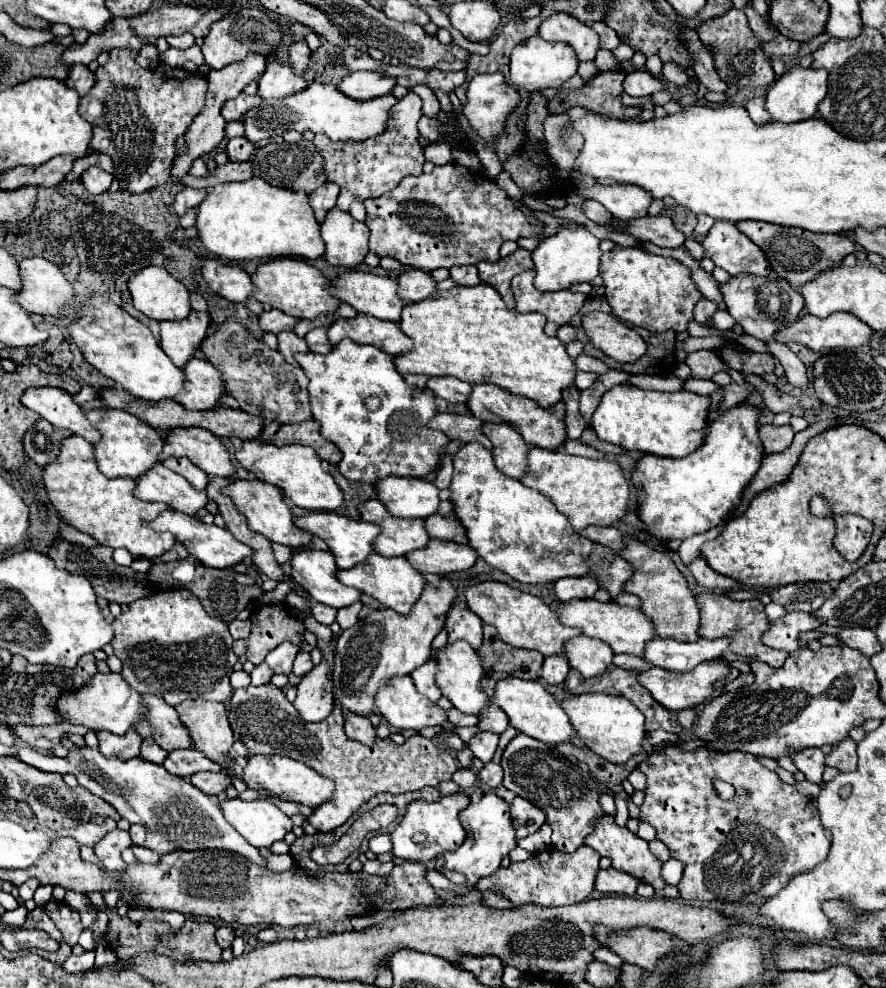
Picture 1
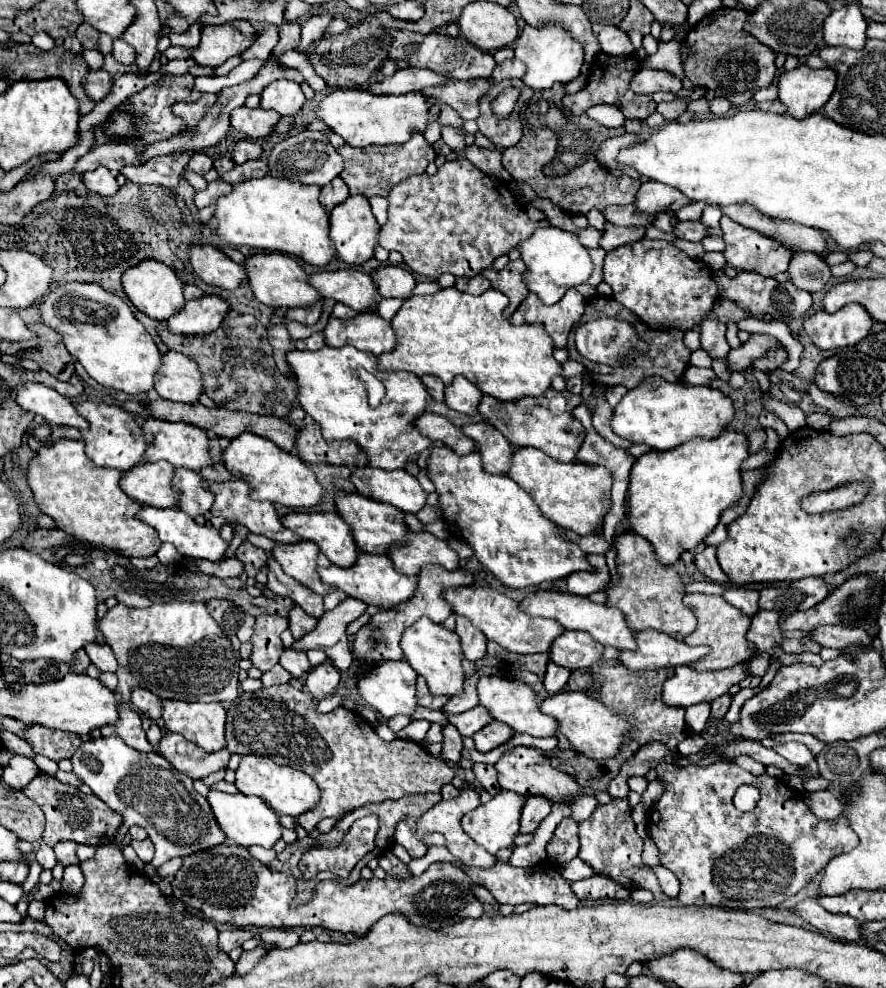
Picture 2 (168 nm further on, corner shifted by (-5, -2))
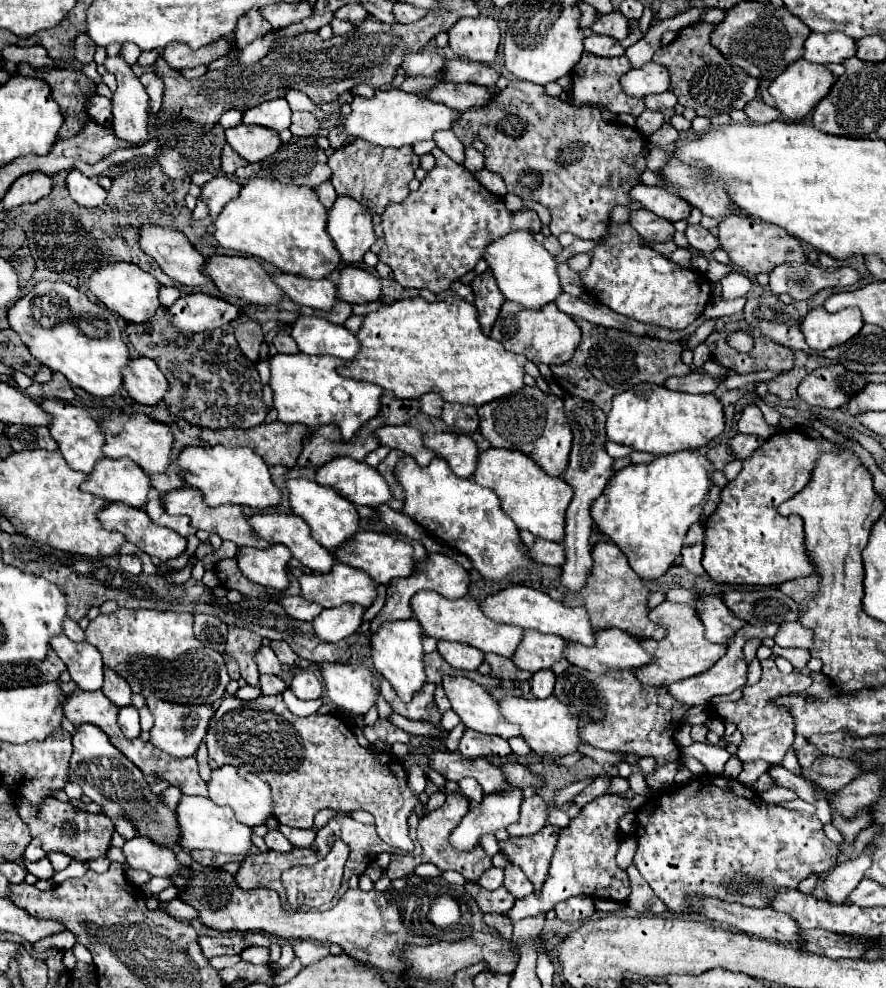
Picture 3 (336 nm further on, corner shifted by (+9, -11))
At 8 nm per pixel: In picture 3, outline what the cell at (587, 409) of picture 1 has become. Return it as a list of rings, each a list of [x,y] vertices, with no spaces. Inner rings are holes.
[[[611,440],[605,442],[605,448],[607,448],[607,454],[609,454],[611,458],[623,458],[623,456],[629,456],[629,454],[631,454],[629,448],[625,448],[625,446],[621,446],[621,444],[615,444],[615,442],[611,442]]]

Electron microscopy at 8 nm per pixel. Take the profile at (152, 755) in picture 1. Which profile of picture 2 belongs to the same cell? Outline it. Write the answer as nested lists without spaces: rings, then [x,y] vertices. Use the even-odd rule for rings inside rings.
[[[141,713],[141,719],[143,719],[143,729],[145,729],[145,733],[147,733],[149,743],[157,749],[159,739],[161,739],[161,729],[159,729],[155,723],[151,723],[151,721],[149,721],[149,717],[147,717],[147,715],[143,715],[143,713]]]

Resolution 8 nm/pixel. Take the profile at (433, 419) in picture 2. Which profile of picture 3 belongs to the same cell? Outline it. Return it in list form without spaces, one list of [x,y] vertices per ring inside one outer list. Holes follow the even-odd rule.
[[[409,424],[381,426],[381,430],[377,430],[377,438],[381,440],[381,444],[389,448],[413,456],[419,462],[419,466],[427,466],[435,458],[435,452],[423,444],[423,432]]]

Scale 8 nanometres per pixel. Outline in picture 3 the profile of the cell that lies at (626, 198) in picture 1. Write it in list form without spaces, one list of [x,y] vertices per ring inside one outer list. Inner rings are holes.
[[[637,184],[631,192],[629,192],[631,200],[641,202],[641,206],[653,214],[657,214],[659,218],[665,218],[669,222],[677,222],[677,220],[685,220],[691,212],[691,206],[675,196],[673,192],[661,188],[661,186],[641,186]]]

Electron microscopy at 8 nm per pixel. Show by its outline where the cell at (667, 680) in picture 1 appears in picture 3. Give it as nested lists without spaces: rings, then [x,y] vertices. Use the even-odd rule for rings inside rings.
[[[747,624],[745,630],[741,630],[741,634],[737,638],[733,638],[733,642],[729,642],[727,654],[711,670],[707,670],[705,674],[693,676],[693,678],[685,678],[683,682],[673,682],[669,686],[669,694],[685,706],[707,706],[711,702],[711,698],[731,694],[733,690],[743,688],[747,682],[747,664],[743,658],[743,644],[749,638],[773,638],[777,632],[779,632],[779,624],[761,624],[761,626]]]

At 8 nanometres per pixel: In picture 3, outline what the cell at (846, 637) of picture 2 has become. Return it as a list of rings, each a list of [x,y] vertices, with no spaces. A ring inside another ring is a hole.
[[[785,622],[775,636],[775,644],[781,648],[807,648],[813,646],[813,630],[805,628],[801,622]]]

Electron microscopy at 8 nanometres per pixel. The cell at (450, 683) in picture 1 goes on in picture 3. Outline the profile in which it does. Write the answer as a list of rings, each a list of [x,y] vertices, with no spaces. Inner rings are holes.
[[[415,618],[409,620],[397,620],[387,622],[381,626],[381,630],[373,636],[369,636],[369,644],[373,648],[373,664],[375,670],[391,682],[391,686],[401,694],[403,702],[411,702],[411,698],[427,684],[425,664],[423,664],[423,646],[421,646],[421,624]]]

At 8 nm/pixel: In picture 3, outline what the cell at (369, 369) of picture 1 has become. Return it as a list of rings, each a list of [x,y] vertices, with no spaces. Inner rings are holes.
[[[303,352],[273,356],[269,386],[273,388],[273,404],[279,412],[279,420],[285,424],[303,424],[309,428],[335,424],[341,432],[341,438],[349,442],[361,424],[379,414],[385,390],[371,382],[339,376],[337,368],[345,364],[345,360],[335,356],[307,356]]]

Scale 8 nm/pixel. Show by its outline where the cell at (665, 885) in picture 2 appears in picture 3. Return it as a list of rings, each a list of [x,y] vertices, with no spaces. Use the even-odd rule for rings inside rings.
[[[629,866],[627,874],[631,880],[631,896],[627,900],[627,906],[637,912],[655,912],[655,914],[665,912],[665,904],[653,894],[651,886],[641,878],[639,870],[635,866]]]

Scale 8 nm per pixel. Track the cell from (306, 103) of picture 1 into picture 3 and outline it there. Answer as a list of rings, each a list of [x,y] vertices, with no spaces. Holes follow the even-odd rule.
[[[397,88],[377,90],[373,98],[355,96],[349,106],[351,106],[351,112],[341,114],[339,124],[331,126],[331,130],[329,130],[329,142],[335,150],[345,146],[347,138],[367,140],[367,142],[383,146],[383,148],[411,146],[417,140],[431,140],[433,132],[437,132],[437,130],[449,130],[451,122],[455,118],[459,118],[459,112],[445,104],[421,100],[419,96],[407,94]]]

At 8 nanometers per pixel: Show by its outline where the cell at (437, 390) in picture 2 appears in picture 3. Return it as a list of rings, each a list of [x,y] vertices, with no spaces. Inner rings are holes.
[[[427,392],[423,396],[417,398],[419,400],[419,408],[421,412],[429,414],[429,416],[439,416],[441,414],[441,406],[443,406],[443,398],[435,392]]]

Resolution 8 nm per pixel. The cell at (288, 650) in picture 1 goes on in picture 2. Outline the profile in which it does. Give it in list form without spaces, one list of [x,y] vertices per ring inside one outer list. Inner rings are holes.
[[[347,597],[335,609],[325,611],[323,617],[317,621],[317,627],[307,633],[301,641],[295,641],[293,647],[299,651],[321,649],[339,671],[347,671],[353,661],[347,639],[347,625],[361,617],[365,609],[367,603]]]

